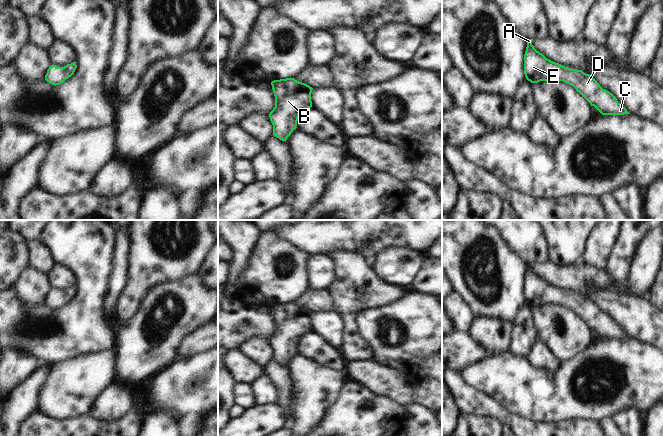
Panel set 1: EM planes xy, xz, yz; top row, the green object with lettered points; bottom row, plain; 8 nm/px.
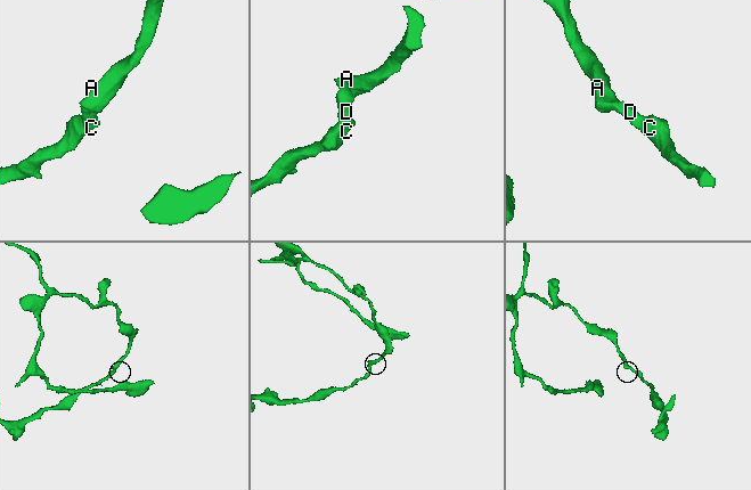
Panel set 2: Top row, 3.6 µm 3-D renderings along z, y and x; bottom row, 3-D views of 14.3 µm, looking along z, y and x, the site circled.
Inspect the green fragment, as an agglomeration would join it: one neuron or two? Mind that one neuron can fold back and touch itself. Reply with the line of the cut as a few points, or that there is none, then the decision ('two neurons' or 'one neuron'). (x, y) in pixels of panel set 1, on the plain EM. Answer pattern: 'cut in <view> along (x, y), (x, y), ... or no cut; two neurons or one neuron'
no cut; one neuron

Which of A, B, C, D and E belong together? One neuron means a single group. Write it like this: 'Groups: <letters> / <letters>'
Groups: A B C D E.

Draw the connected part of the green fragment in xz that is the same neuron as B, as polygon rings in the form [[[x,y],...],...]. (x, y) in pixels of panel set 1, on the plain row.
[[[294,302],[274,304],[271,309],[275,320],[275,331],[269,338],[273,359],[286,366],[297,352],[299,338],[312,331],[313,312]]]

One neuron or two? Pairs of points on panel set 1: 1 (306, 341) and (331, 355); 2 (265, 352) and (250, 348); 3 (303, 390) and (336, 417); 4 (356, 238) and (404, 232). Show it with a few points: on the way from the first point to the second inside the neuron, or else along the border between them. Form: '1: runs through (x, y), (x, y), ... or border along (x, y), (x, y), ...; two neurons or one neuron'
1: runs through (312, 345), (316, 348), (321, 348), (325, 352); one neuron
2: runs through (261, 352), (254, 348); one neuron
3: border along (340, 389), (337, 399), (326, 409), (316, 425); two neurons
4: runs through (368, 232), (392, 232); one neuron

